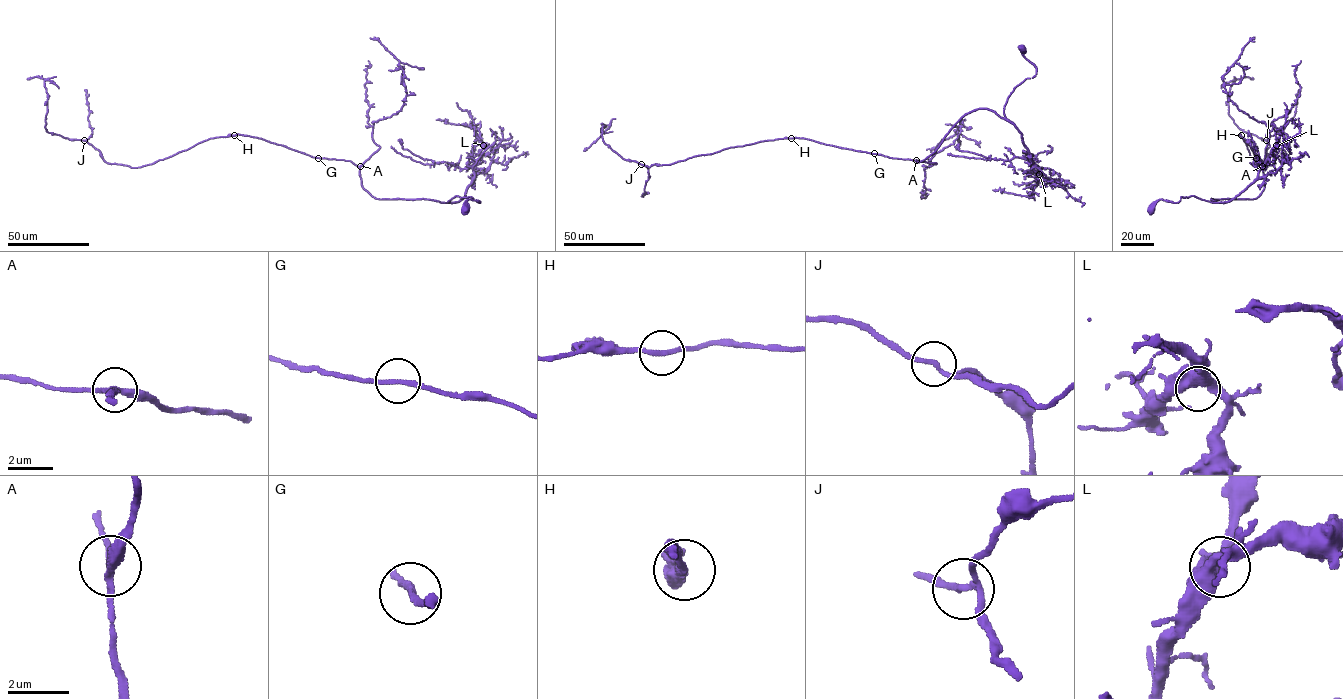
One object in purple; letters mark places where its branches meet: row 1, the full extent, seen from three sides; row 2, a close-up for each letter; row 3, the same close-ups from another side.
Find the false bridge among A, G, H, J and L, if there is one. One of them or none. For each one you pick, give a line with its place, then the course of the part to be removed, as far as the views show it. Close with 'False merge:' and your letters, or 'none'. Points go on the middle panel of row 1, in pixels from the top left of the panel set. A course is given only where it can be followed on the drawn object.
False merge: none

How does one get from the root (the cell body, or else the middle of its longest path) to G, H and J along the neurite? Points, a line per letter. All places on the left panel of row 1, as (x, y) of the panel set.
G: (465, 209), (468, 199), (480, 202), (458, 196), (449, 202), (376, 199), (363, 188), (358, 166), (318, 158)
H: (465, 209), (468, 199), (480, 202), (376, 199), (350, 161), (234, 135)
J: (465, 209), (480, 202), (376, 199), (350, 161), (246, 135), (136, 167), (107, 163), (84, 140)

